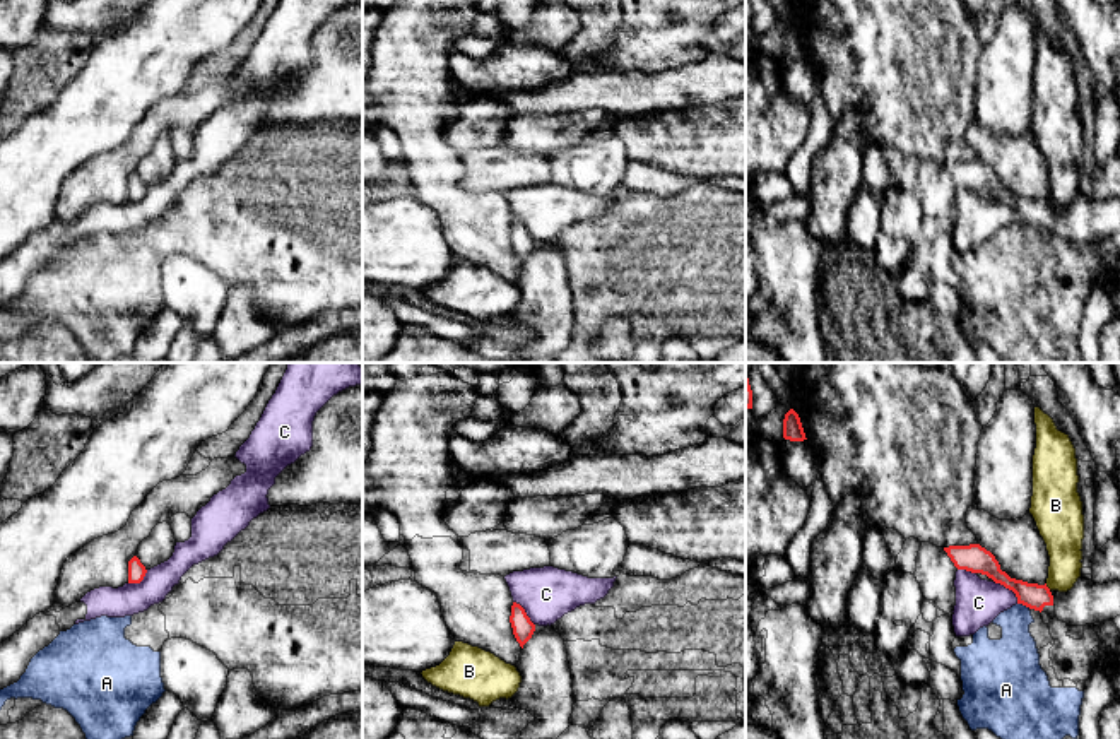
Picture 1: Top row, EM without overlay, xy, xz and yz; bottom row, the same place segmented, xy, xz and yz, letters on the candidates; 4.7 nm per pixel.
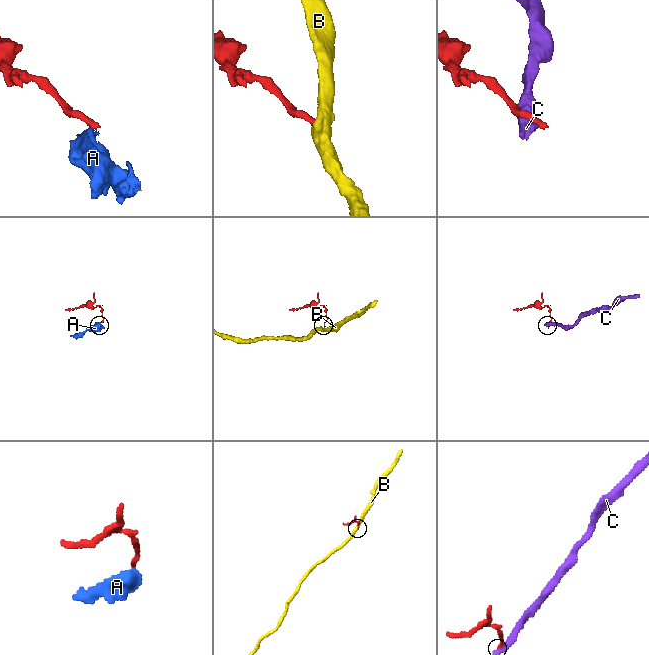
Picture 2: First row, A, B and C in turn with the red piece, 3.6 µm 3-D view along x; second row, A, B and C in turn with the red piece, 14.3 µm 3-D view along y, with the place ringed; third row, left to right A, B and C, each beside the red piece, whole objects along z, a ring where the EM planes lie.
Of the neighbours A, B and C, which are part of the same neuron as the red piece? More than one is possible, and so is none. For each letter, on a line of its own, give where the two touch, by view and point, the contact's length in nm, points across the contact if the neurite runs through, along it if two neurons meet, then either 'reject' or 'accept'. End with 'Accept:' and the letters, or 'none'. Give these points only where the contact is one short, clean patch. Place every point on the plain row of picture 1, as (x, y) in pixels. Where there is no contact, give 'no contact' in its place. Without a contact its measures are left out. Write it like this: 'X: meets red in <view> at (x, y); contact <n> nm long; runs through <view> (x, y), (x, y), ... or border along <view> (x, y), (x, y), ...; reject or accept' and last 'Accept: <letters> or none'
A: meets red in yz at (1025, 221); contact 70 nm long; border along yz (1018, 219), (1030, 224); reject
B: meets red in yz at (1047, 204); contact 40 nm long; border along yz (1045, 201), (1050, 206); reject
C: meets red in yz at (1009, 206); contact 160 nm long; border along yz (994, 197), (1008, 204), (1018, 219); reject
Accept: none

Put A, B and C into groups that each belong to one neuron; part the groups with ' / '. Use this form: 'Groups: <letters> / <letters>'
Groups: A / B / C

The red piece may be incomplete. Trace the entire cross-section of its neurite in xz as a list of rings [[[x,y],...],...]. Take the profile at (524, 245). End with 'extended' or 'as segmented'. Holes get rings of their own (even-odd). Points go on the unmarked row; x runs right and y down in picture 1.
[[[513,219],[513,222],[511,222],[510,239],[511,239],[513,251],[515,251],[516,258],[523,265],[523,262],[533,251],[535,241],[530,238],[530,234],[525,229],[525,226],[516,219]]]; as segmented

